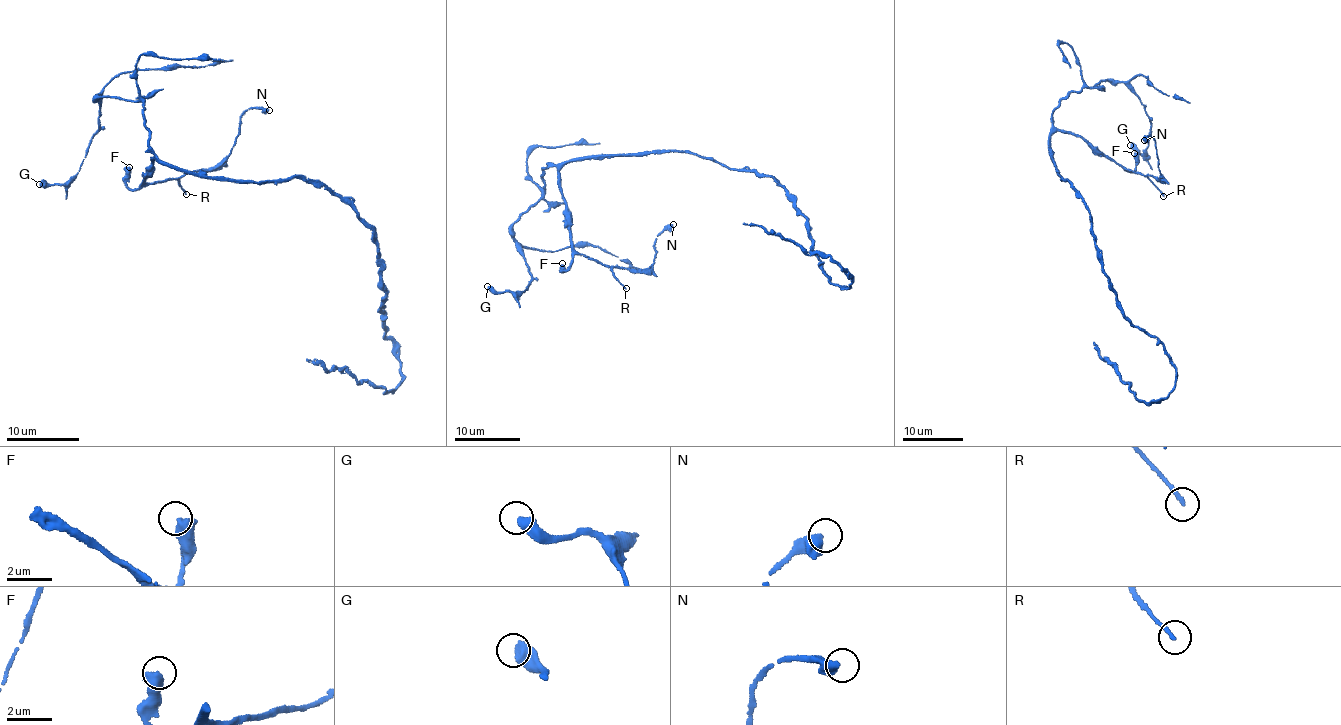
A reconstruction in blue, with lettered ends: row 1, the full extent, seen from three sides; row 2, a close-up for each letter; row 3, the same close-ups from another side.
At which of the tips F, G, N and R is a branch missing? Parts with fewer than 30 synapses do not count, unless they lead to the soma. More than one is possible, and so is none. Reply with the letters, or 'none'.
F

